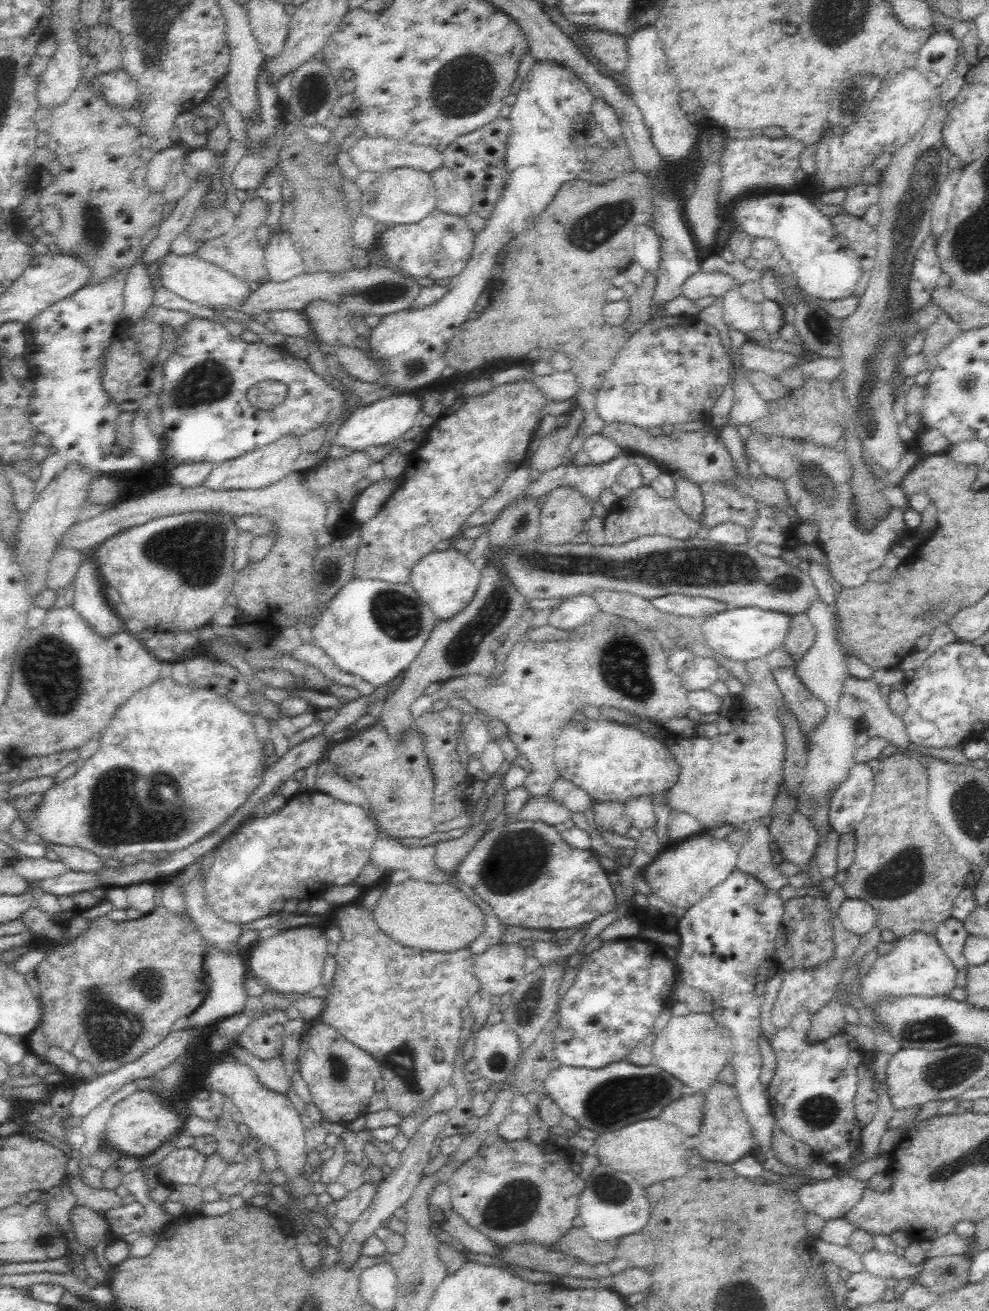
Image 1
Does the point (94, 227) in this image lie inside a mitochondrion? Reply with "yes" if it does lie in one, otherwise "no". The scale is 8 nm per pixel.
yes

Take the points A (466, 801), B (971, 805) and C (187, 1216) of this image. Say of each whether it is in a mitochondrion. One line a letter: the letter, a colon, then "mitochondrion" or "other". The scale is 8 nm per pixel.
A: other
B: mitochondrion
C: other

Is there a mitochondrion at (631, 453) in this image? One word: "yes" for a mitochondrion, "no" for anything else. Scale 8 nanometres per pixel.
no

